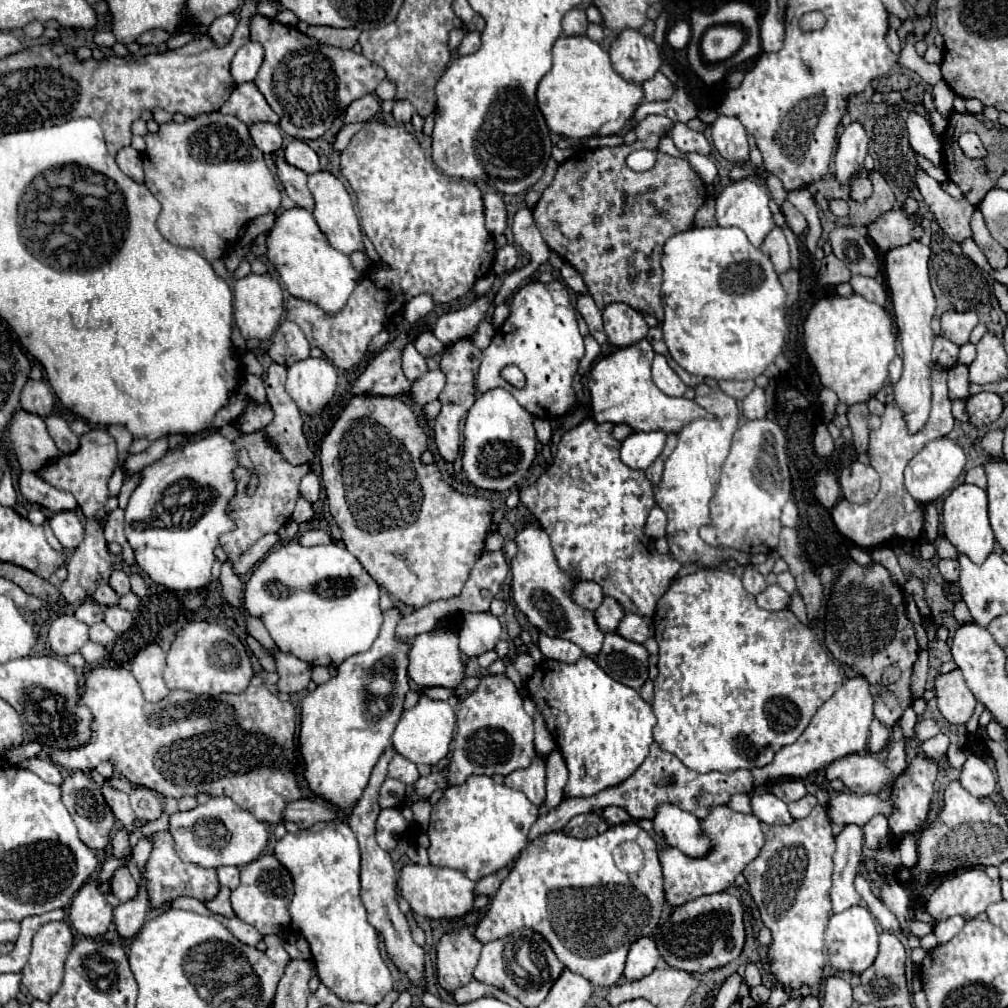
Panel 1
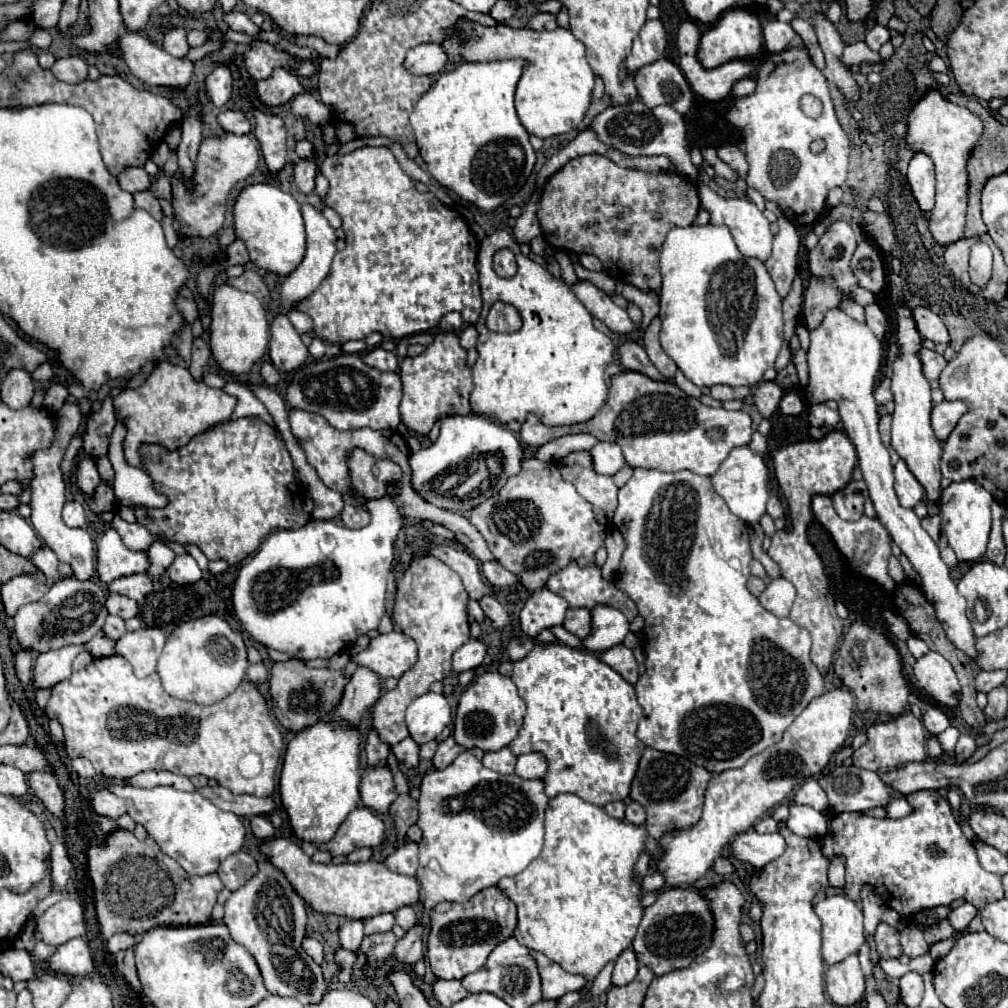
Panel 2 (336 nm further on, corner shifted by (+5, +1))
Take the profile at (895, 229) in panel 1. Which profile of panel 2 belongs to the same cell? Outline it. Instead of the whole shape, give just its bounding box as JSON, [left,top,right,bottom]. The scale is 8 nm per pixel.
[906,90,982,246]

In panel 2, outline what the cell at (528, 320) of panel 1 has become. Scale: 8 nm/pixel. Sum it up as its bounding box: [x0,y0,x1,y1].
[470,230,616,426]

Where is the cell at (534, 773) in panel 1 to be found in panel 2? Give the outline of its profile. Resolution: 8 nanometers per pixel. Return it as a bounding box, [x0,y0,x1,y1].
[482,748,516,774]

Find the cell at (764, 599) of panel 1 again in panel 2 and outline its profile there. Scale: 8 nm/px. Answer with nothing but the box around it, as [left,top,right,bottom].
[758,578,796,616]

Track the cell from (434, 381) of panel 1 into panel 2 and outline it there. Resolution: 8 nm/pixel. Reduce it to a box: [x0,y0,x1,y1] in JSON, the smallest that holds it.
[286,354,402,430]

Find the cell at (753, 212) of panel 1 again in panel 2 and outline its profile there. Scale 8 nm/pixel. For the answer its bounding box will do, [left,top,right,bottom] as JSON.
[700,186,772,262]

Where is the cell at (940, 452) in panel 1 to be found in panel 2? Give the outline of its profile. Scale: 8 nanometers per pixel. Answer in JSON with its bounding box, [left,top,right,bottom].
[894,460,924,508]

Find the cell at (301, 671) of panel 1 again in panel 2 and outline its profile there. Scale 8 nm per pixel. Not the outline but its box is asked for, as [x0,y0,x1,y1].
[246,664,268,684]

